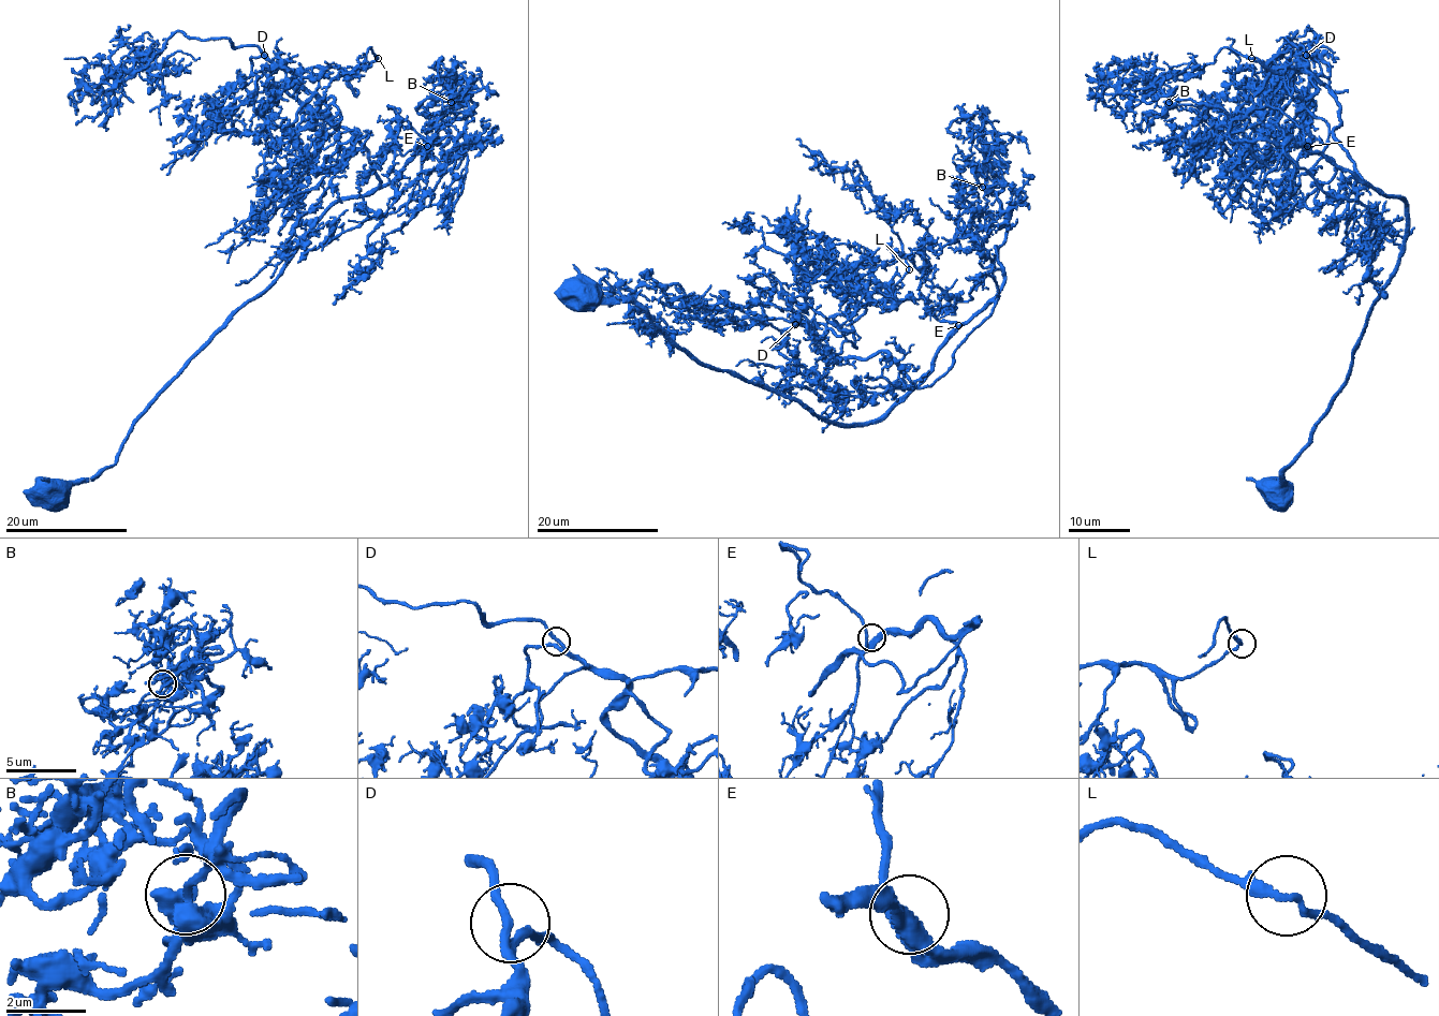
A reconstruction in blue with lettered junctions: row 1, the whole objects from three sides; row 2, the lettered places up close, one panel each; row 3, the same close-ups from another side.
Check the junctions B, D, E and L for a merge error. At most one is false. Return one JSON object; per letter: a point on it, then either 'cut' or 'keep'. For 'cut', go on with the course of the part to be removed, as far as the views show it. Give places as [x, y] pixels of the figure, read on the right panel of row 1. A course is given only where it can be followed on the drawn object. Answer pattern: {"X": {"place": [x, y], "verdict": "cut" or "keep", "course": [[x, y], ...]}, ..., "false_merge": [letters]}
{"B": {"place": [1169, 102], "verdict": "keep"}, "D": {"place": [1306, 55], "verdict": "keep"}, "E": {"place": [1307, 146], "verdict": "keep"}, "L": {"place": [1251, 58], "verdict": "keep"}, "false_merge": []}

